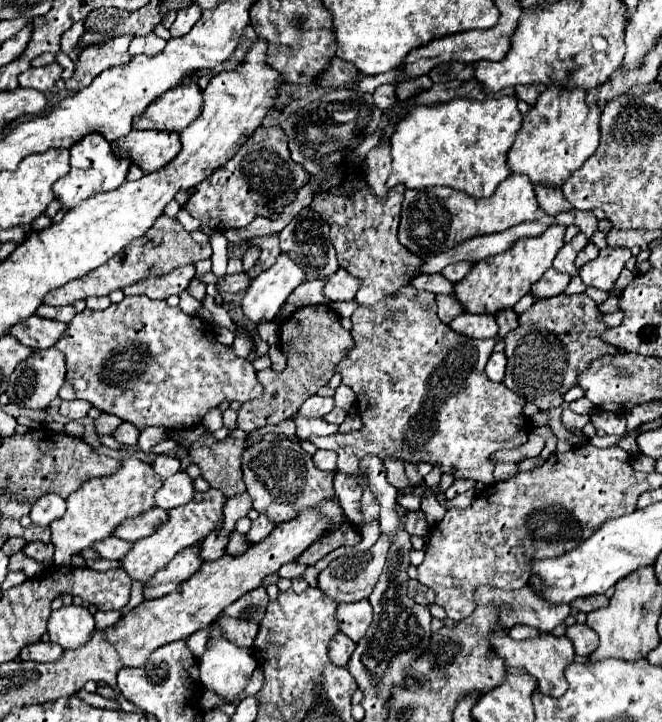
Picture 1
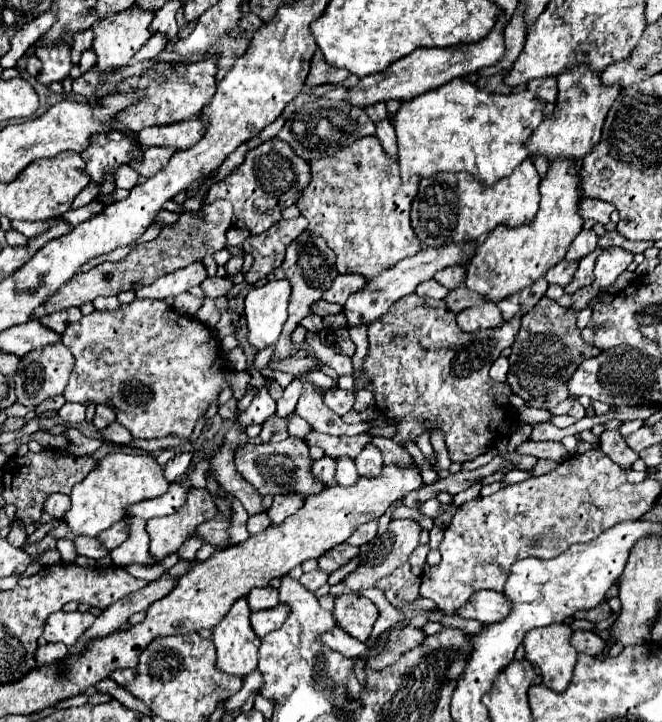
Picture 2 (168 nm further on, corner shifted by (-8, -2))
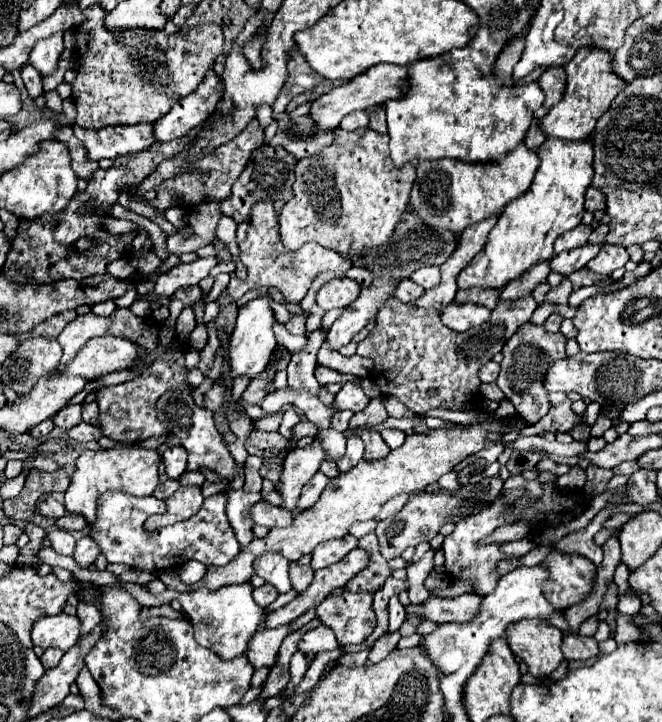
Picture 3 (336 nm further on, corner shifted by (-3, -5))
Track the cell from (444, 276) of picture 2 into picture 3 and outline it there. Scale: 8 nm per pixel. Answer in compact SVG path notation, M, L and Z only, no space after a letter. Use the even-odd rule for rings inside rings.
M424 266L420 270L416 270L410 276L416 284L420 284L424 290L436 288L440 284L440 266Z

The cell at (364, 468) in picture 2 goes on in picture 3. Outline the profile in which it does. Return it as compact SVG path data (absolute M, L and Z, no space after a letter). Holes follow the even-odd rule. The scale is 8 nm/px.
M348 438L346 456L344 456L344 460L340 460L338 470L340 470L340 472L348 472L348 470L352 470L360 460L364 460L364 442L362 442L360 438Z

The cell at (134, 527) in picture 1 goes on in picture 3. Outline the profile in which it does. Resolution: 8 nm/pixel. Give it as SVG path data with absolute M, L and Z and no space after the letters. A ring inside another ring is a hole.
M84 536L84 538L80 538L80 540L76 542L76 556L74 556L74 560L76 560L82 568L88 568L88 566L98 558L98 554L100 554L100 548L98 548L98 544L94 542L92 536Z

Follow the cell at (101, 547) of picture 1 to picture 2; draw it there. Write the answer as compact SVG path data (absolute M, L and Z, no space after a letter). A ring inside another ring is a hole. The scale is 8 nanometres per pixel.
M75 537L73 539L75 543L75 549L77 549L77 555L83 555L83 557L91 557L91 559L101 559L105 557L109 551L105 551L105 547L101 547L101 543L93 537Z

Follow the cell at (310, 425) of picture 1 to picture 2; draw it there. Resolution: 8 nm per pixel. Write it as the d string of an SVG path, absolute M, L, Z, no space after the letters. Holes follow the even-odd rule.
M299 377L299 381L303 383L303 393L301 393L299 401L297 401L295 413L299 417L303 417L305 421L309 421L315 431L321 431L321 433L327 433L327 435L361 435L361 433L369 433L373 427L387 425L385 419L377 419L373 423L347 425L347 423L343 423L343 419L339 415L335 415L323 403L321 387L307 381L305 377Z

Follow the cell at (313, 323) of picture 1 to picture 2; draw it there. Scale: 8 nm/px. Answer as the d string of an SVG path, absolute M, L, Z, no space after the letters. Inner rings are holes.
M273 415L269 421L263 423L263 429L261 429L259 437L261 437L263 443L287 439L289 437L289 433L287 433L287 419L279 419L277 415Z

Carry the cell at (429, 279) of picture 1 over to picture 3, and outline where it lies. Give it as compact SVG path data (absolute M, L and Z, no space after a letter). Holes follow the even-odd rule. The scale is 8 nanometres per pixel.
M410 278L408 280L402 280L400 282L400 288L396 288L396 298L400 298L402 302L416 302L422 296L424 296L424 288L420 288Z

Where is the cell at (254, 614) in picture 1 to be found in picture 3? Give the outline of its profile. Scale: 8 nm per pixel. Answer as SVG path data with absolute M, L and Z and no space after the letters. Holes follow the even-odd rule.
M264 584L264 586L260 586L260 588L254 588L252 596L254 596L254 602L256 602L260 608L266 608L266 606L270 606L270 604L278 598L278 592L276 592L276 588L272 588L270 584Z

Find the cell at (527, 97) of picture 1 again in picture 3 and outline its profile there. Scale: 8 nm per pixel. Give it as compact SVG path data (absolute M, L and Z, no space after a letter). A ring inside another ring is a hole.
M548 68L538 80L536 80L546 96L544 106L552 108L554 104L560 102L560 96L564 92L564 84L566 84L566 72L564 68Z

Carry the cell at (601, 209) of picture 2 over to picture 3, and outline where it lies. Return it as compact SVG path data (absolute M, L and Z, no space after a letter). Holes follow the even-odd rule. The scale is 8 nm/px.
M588 188L586 192L586 210L588 212L598 212L598 210L606 210L606 200L604 200L604 194L596 188Z

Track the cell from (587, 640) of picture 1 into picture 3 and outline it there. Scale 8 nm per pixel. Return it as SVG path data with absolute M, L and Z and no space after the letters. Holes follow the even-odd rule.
M566 634L562 642L562 654L566 660L588 660L598 654L598 642L580 634Z

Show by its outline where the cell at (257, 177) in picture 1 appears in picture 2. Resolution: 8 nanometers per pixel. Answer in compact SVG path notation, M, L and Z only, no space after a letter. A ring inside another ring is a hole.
M271 139L251 149L245 155L245 161L231 175L215 183L209 189L205 203L215 199L231 201L233 225L247 227L253 235L257 235L267 231L281 219L281 209L293 205L309 181L311 181L309 163L301 161L301 157L297 157L297 153L293 153L293 149L281 139Z

